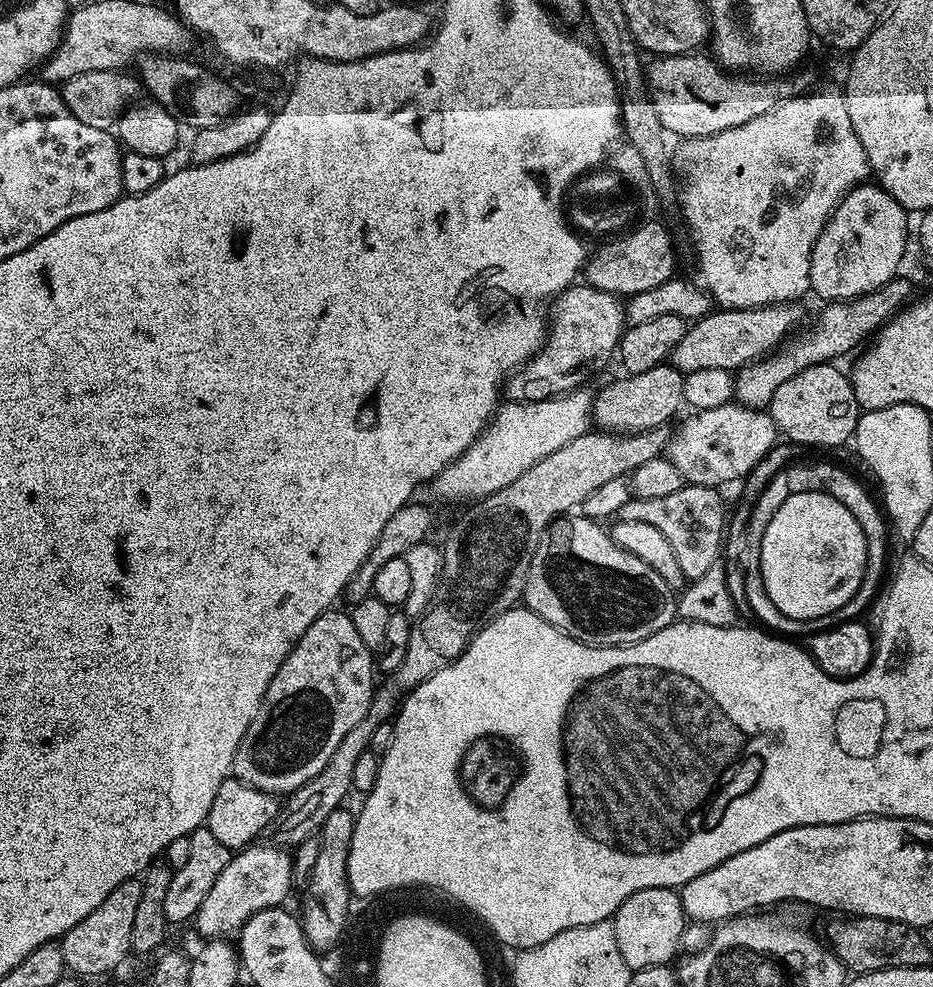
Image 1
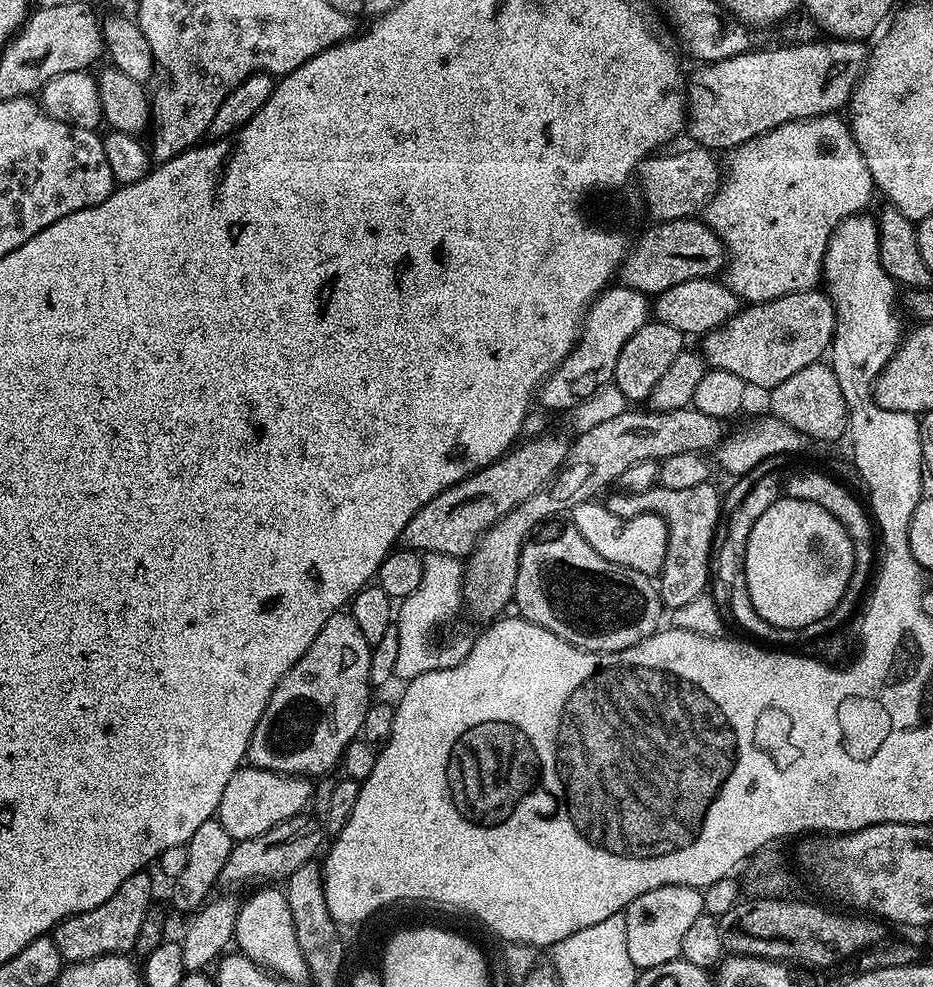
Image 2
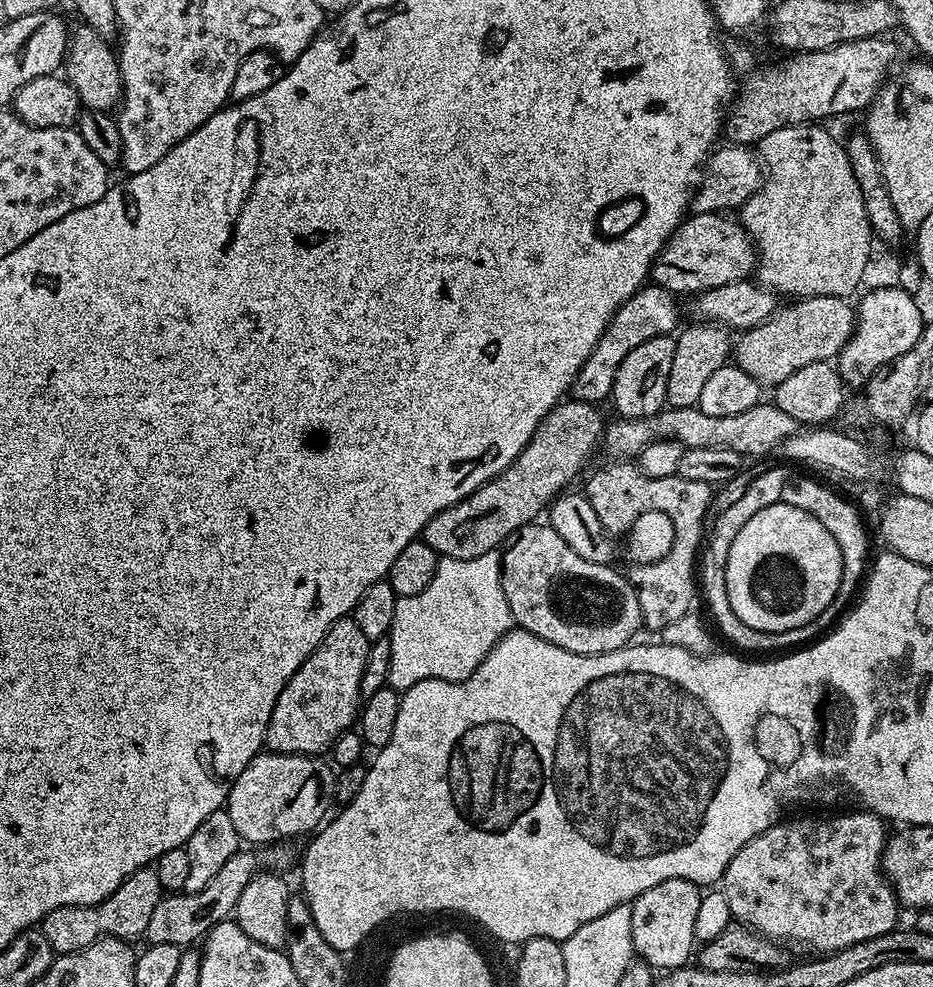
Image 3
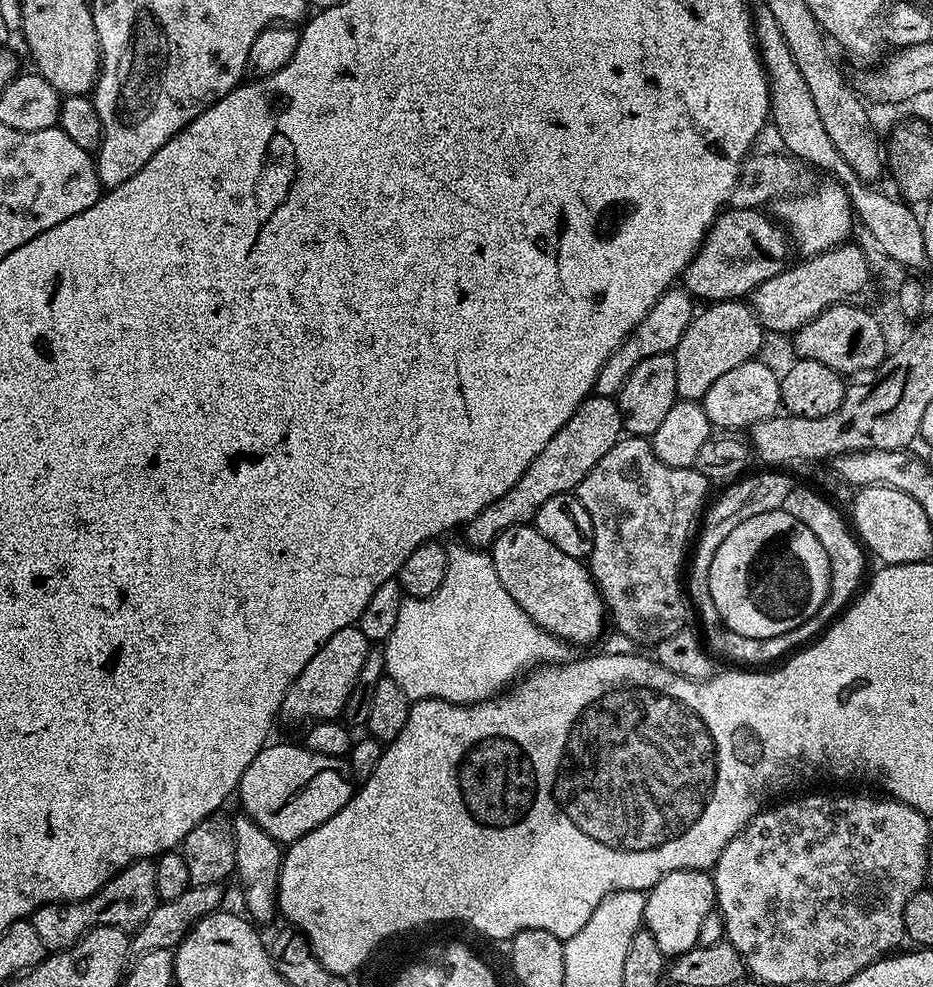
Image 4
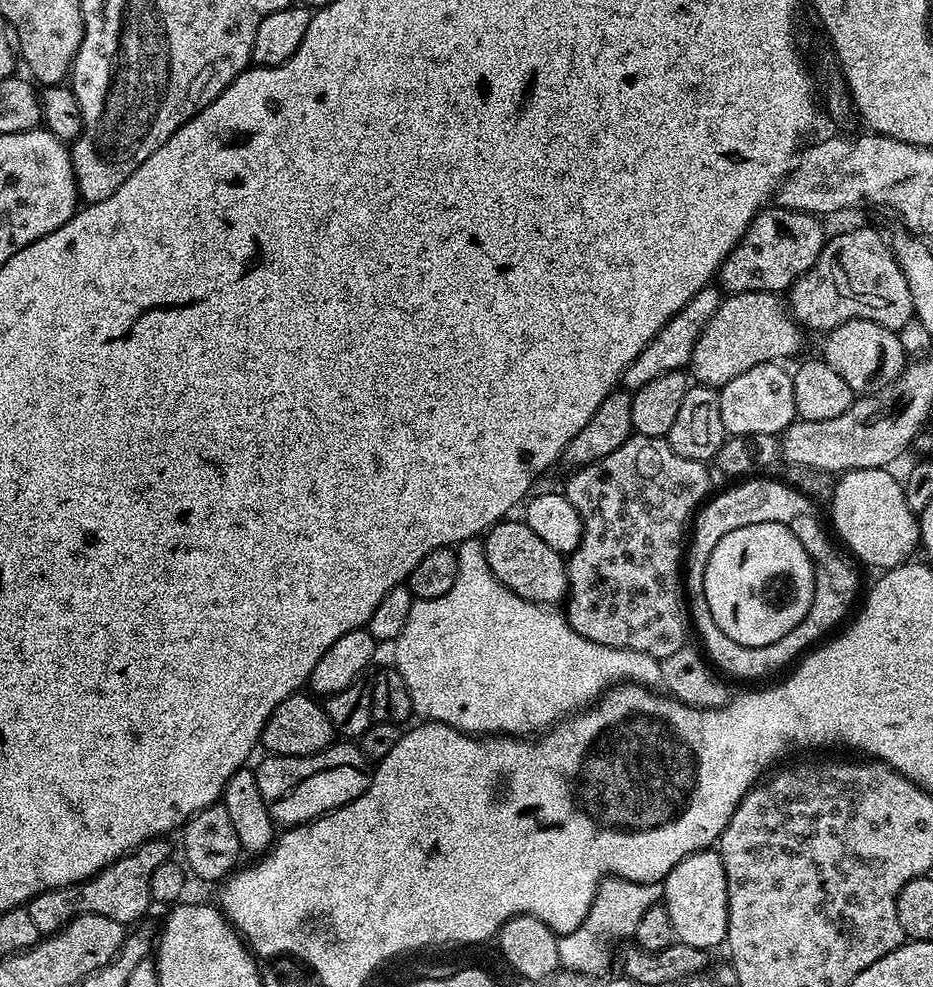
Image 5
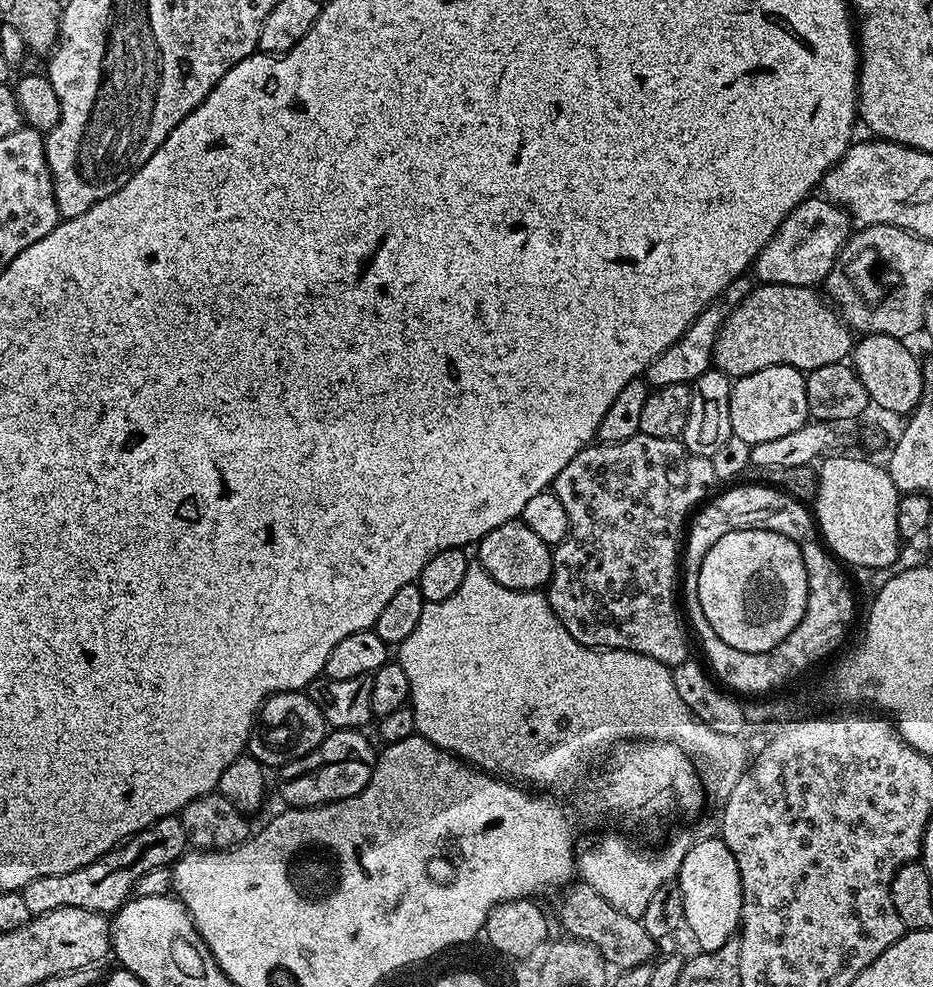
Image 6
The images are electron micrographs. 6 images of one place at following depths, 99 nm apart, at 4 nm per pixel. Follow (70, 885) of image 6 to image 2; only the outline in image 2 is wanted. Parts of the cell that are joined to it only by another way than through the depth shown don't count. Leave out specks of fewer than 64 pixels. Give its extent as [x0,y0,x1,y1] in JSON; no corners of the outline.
[54,871,154,964]

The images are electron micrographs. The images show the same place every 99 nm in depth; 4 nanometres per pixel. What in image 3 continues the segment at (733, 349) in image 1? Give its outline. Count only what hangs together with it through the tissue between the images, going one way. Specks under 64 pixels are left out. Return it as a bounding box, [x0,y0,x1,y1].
[734,296,856,386]

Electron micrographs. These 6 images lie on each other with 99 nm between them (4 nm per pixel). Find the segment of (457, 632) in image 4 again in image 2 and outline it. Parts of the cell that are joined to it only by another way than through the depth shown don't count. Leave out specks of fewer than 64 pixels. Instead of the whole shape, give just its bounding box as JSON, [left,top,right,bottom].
[394,552,472,682]

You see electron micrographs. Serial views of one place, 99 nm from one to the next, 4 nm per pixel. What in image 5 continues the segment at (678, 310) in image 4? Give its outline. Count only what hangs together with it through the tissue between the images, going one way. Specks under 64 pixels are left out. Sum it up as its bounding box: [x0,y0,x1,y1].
[622,286,722,393]

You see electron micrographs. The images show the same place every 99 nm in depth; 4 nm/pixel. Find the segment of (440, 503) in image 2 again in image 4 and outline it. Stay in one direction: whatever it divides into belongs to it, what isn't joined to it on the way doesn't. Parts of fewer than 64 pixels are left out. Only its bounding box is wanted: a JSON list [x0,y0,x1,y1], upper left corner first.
[463,395,624,550]

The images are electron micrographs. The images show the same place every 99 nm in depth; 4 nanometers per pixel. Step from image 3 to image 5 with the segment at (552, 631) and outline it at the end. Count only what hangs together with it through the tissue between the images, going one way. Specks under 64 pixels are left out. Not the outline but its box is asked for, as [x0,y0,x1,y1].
[483,518,568,605]

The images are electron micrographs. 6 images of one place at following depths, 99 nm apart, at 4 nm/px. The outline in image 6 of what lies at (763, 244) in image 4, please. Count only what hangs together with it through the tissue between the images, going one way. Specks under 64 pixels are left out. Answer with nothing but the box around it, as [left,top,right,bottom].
[754,194,850,288]

